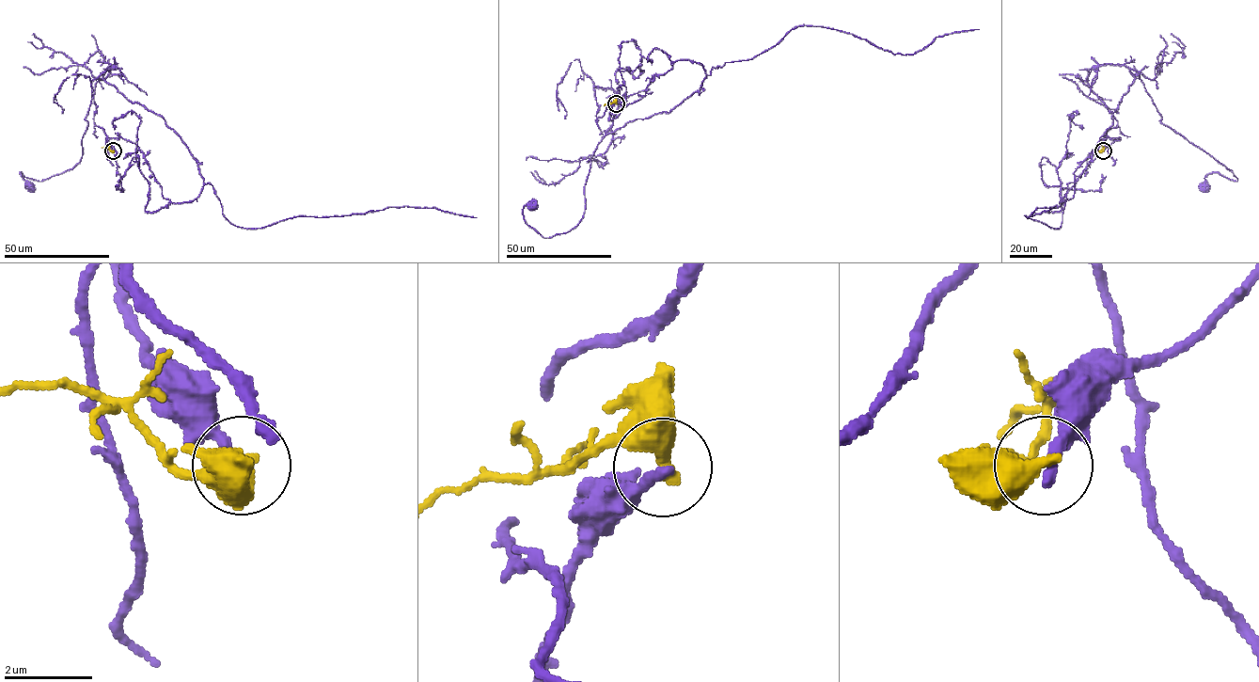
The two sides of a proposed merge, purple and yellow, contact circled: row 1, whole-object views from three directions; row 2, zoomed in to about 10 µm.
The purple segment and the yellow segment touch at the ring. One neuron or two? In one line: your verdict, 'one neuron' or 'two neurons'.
two neurons

